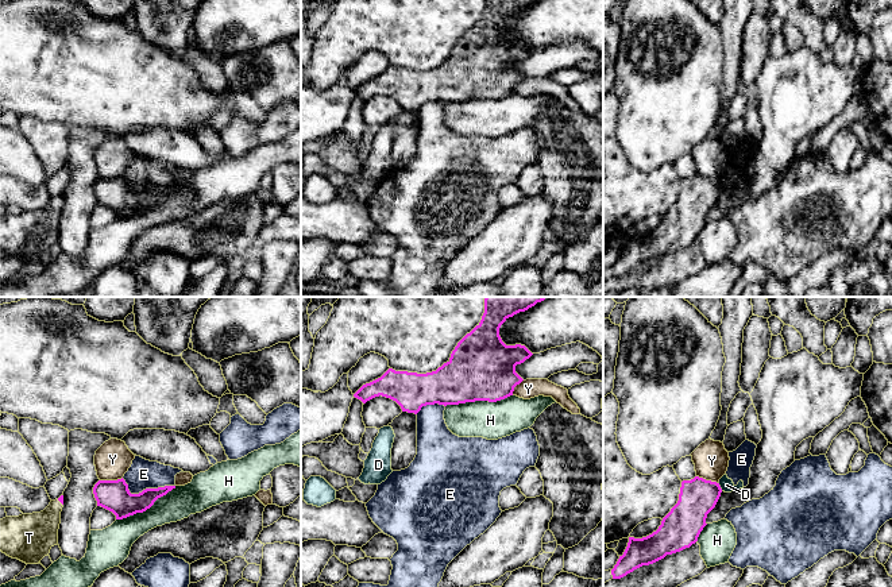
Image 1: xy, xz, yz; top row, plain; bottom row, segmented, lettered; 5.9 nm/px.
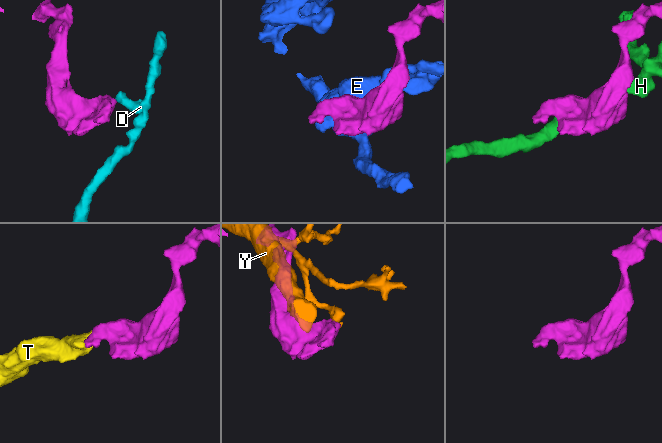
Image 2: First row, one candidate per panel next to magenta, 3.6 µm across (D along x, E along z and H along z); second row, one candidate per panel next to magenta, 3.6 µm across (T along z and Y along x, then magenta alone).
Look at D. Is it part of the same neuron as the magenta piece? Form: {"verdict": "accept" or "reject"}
{"verdict": "reject"}

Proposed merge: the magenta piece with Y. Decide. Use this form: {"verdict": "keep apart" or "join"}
{"verdict": "keep apart"}

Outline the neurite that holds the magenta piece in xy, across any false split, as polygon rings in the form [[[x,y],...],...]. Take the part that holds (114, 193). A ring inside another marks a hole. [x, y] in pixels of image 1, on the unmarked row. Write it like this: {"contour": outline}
{"contour": [[[99,178],[93,185],[97,204],[101,204],[123,217],[136,211],[150,206],[154,200],[166,193],[175,184],[165,184],[158,186],[146,186],[139,192],[131,192],[126,178]]]}

